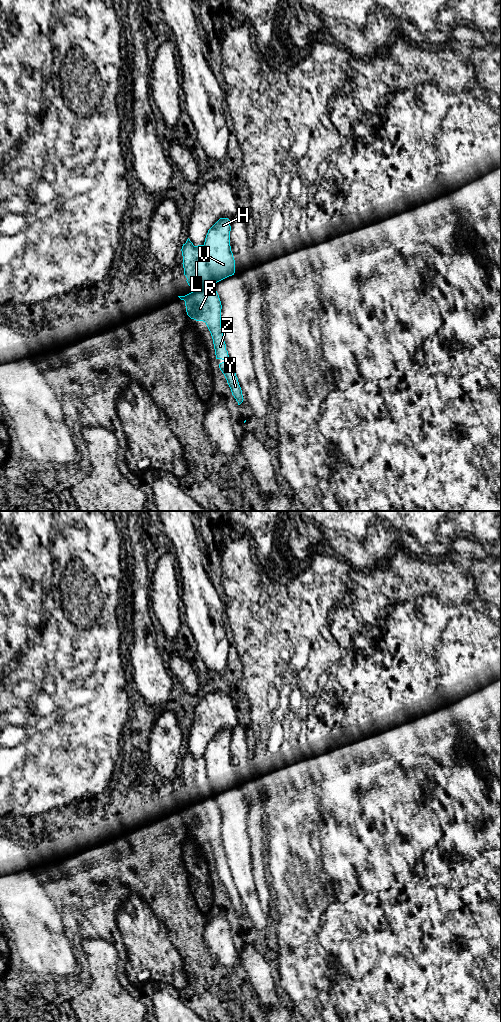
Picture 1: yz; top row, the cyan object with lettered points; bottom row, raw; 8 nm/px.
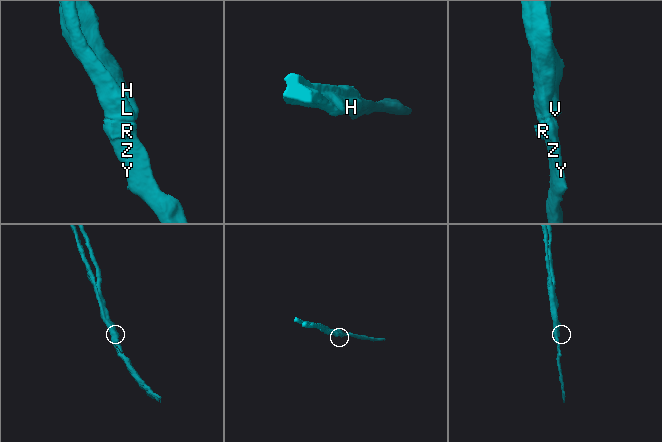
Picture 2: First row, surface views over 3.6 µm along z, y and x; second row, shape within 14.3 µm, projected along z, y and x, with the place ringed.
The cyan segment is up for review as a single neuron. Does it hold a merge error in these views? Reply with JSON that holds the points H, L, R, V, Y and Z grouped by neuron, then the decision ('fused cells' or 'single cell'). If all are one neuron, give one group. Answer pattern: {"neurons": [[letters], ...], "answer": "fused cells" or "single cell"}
{"neurons": [["H", "V"], ["L", "R", "Y", "Z"]], "answer": "fused cells"}

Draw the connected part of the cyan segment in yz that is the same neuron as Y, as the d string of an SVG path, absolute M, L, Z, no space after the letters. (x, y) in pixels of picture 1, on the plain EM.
M188 750L182 758L184 787L193 804L178 808L185 813L187 827L196 833L206 835L214 856L216 871L222 871L219 880L224 886L232 907L240 917L243 914L242 902L234 880L229 872L228 863L221 840L221 813L212 795L209 779L206 775L204 757L194 758Z

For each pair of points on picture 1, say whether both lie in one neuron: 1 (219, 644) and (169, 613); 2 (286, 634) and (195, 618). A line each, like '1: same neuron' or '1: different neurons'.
1: different neurons
2: different neurons

